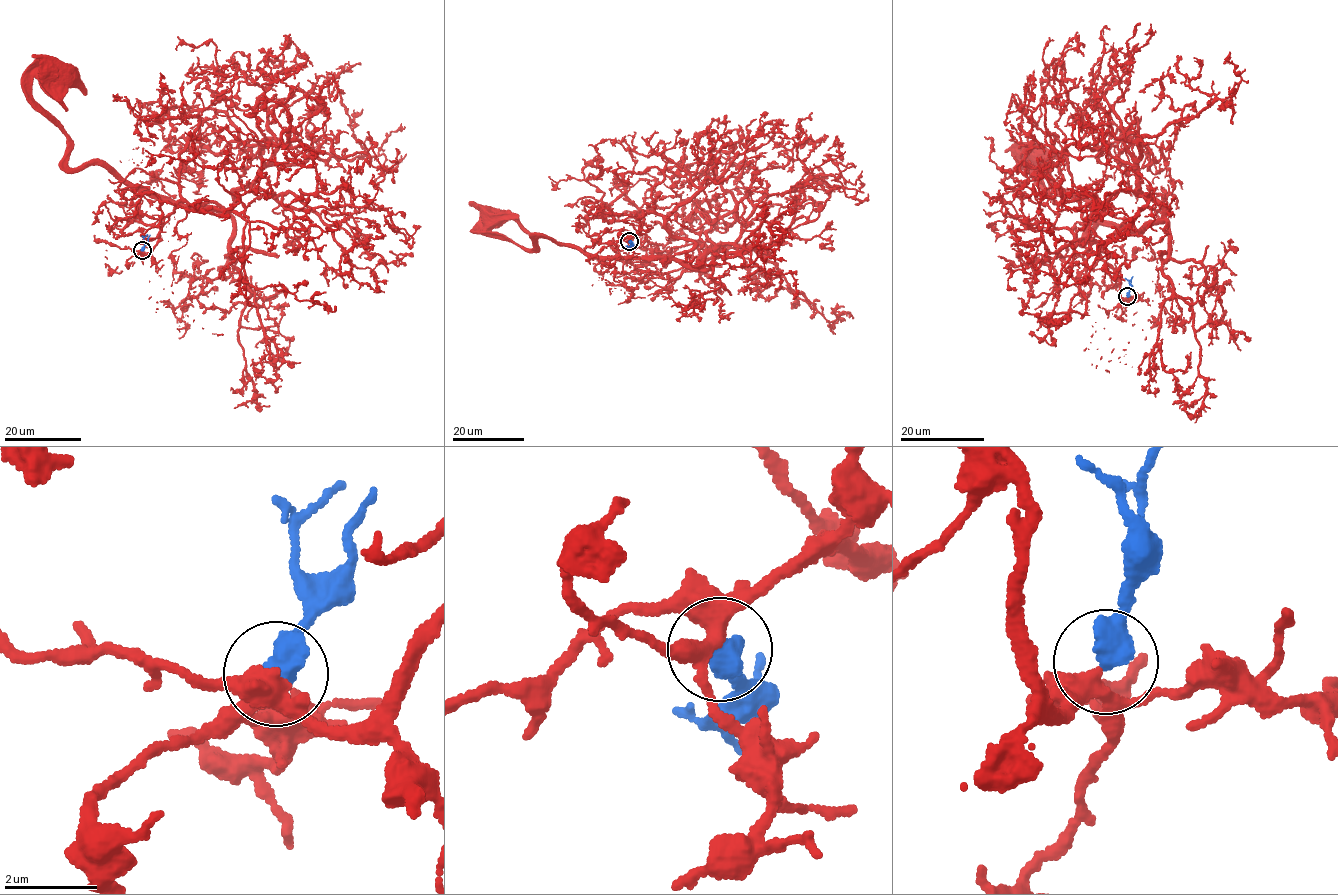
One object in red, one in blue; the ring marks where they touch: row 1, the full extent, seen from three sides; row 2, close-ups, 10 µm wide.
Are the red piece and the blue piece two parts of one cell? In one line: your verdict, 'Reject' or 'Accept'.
Accept

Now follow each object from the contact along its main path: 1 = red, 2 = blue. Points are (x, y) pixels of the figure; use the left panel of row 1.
1: (142, 250), (180, 201), (223, 215), (201, 208), (251, 185), (320, 217), (351, 259), (343, 273), (368, 247)
2: (142, 250), (147, 234)

